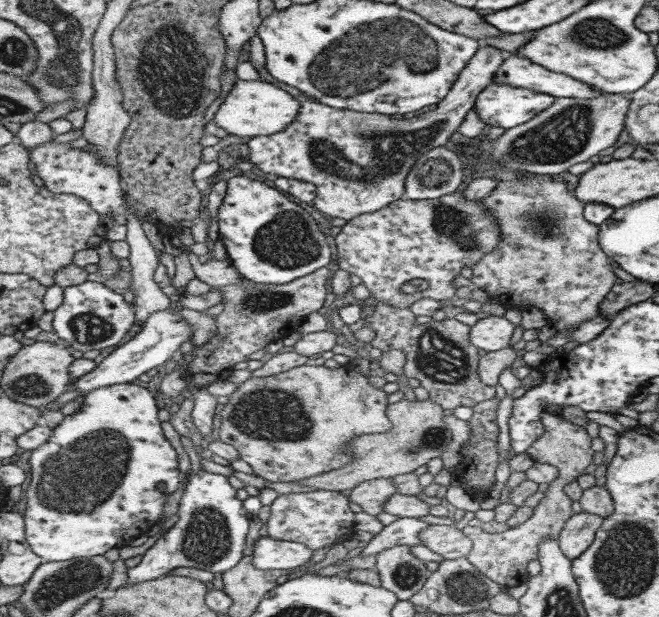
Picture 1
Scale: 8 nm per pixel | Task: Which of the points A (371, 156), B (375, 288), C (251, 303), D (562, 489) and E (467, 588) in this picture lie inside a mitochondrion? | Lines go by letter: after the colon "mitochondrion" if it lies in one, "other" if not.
A: mitochondrion
B: other
C: mitochondrion
D: other
E: mitochondrion

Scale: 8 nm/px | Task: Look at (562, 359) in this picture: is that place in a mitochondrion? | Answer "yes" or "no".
no

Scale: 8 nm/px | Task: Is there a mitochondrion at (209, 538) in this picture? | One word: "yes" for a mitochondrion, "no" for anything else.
yes

